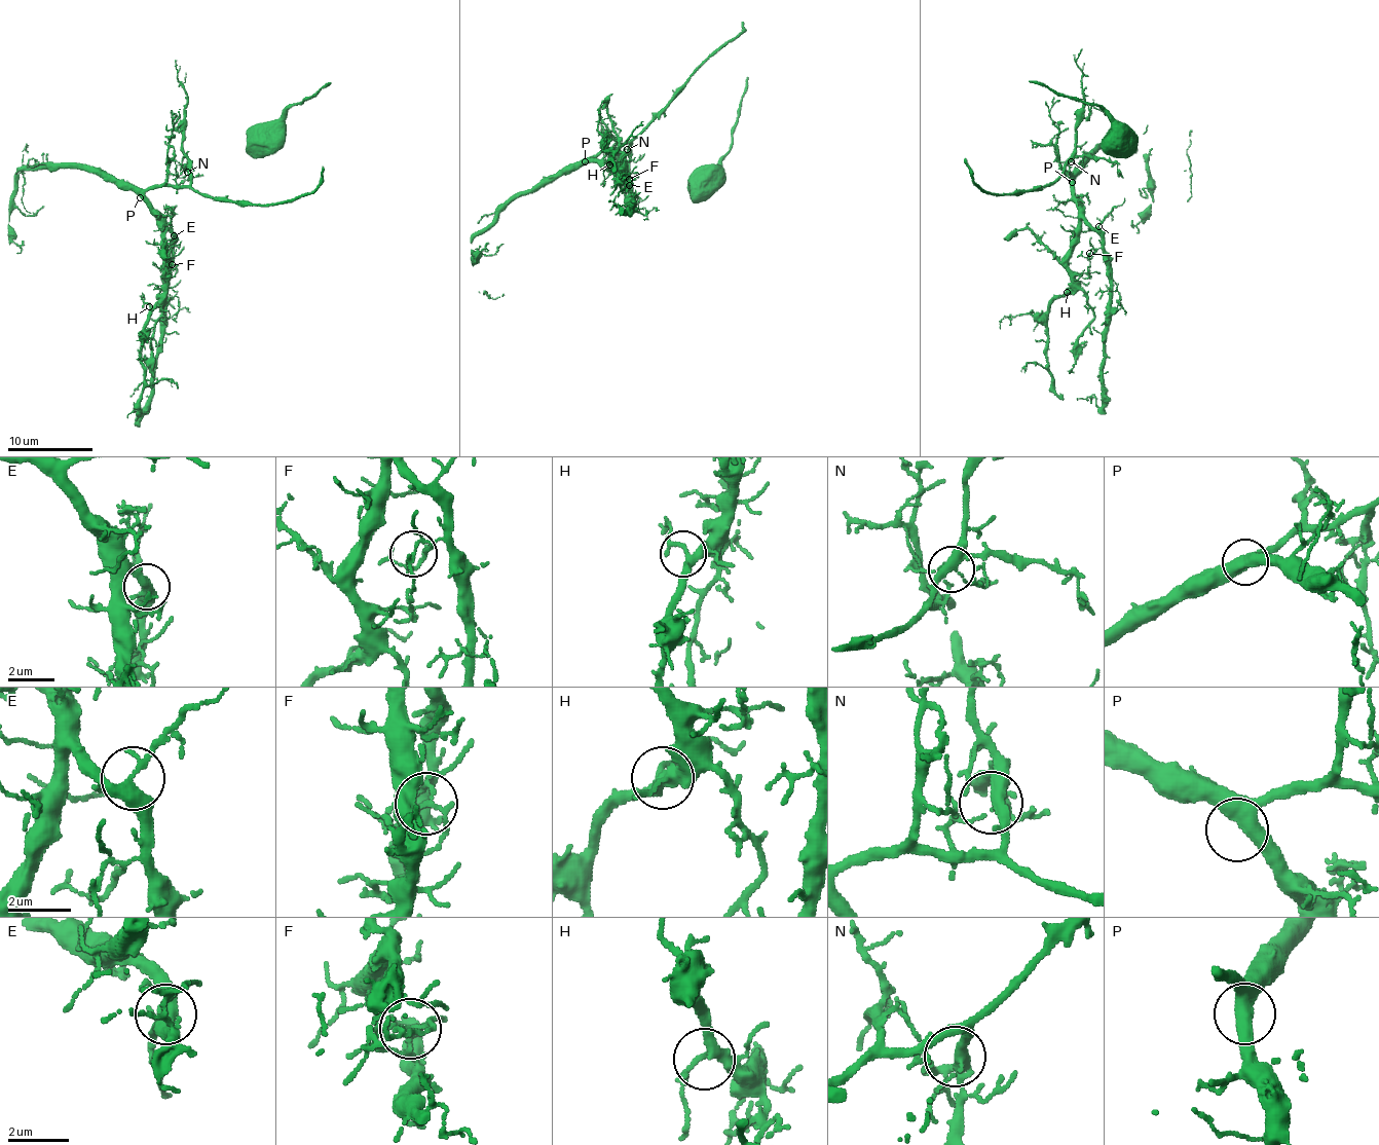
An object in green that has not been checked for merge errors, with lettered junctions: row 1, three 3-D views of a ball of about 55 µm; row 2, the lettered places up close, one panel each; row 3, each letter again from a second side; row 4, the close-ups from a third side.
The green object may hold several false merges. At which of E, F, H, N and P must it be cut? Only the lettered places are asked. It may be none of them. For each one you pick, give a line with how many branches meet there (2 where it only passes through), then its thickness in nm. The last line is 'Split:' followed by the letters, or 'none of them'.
Split: none of them

